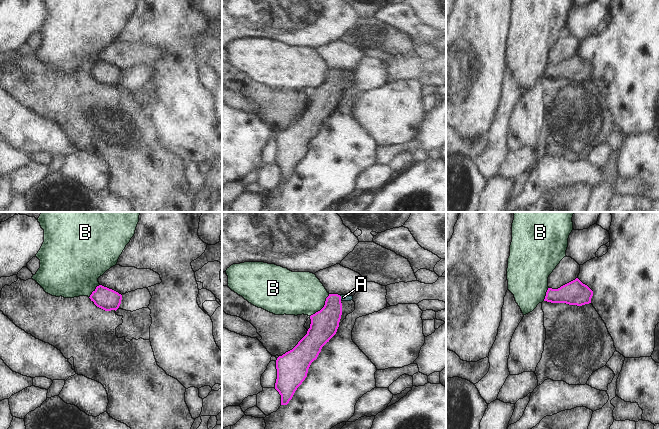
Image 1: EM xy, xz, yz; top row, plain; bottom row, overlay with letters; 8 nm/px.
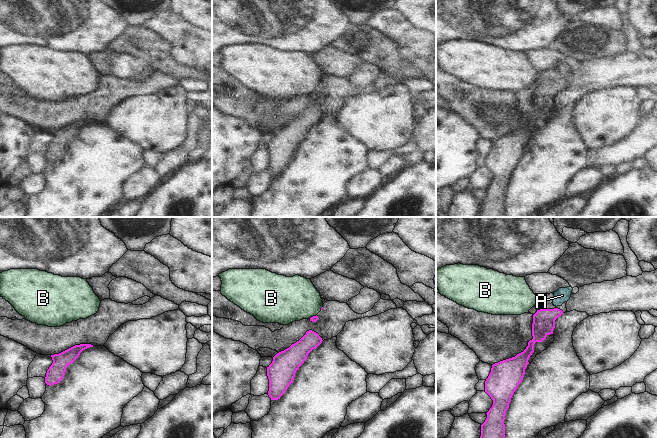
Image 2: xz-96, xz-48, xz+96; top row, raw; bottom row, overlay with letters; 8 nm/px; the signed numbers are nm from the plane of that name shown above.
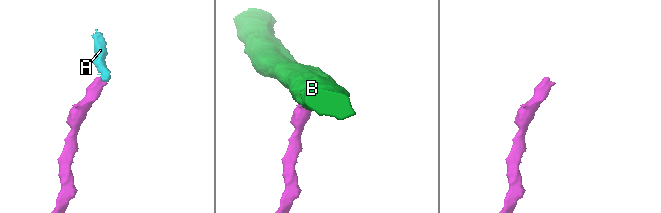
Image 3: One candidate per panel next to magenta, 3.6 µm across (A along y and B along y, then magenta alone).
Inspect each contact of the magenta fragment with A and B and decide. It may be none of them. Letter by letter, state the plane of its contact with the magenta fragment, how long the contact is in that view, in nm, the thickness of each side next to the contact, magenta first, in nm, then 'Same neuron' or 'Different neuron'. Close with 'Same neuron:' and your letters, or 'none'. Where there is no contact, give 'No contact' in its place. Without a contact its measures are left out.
A: Touches magenta in xz. Shared border 40 nm. Thickness 220 nm (magenta) against 50 nm. Same neuron
B: Touches magenta in xz. Shared border 240 nm. Thickness 220 nm (magenta) against 340 nm. Different neuron
Same neuron: A

